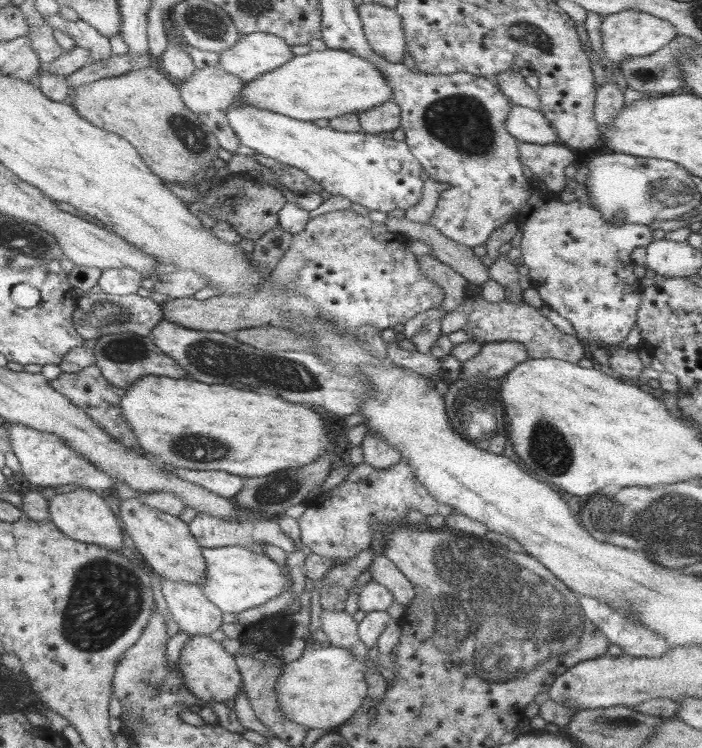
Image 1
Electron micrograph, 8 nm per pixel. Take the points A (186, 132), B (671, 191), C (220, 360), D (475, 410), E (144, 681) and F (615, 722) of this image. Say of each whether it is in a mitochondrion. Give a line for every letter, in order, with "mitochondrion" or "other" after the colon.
A: mitochondrion
B: mitochondrion
C: mitochondrion
D: mitochondrion
E: mitochondrion
F: mitochondrion

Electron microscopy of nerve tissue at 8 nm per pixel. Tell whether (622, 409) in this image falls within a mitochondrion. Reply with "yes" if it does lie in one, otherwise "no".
no

